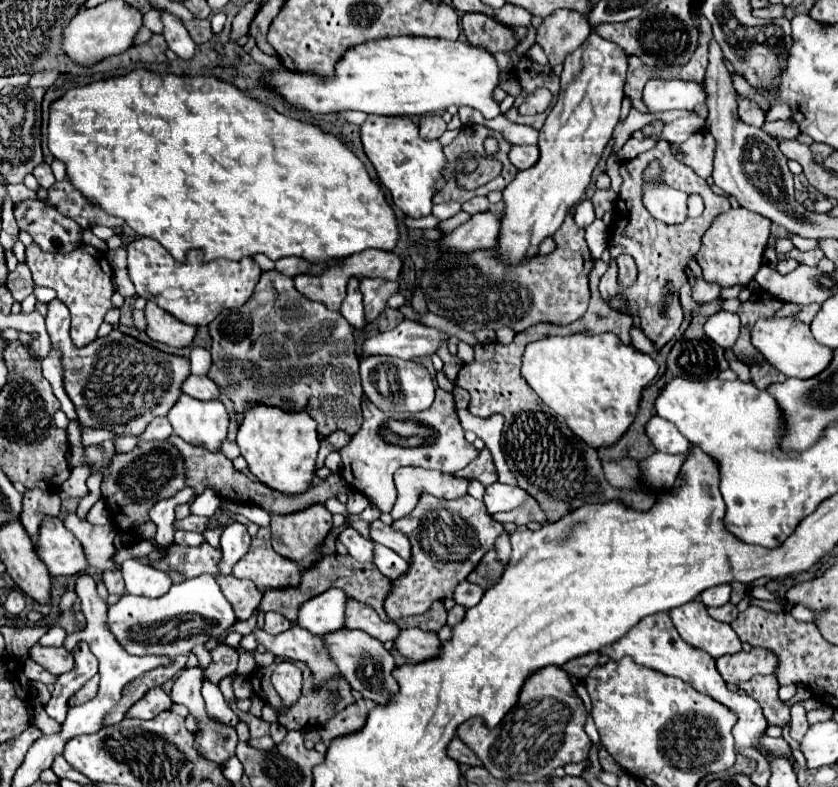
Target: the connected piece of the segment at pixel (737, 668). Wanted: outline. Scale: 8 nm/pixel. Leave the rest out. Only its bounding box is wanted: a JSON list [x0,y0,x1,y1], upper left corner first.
[716,647,778,685]

